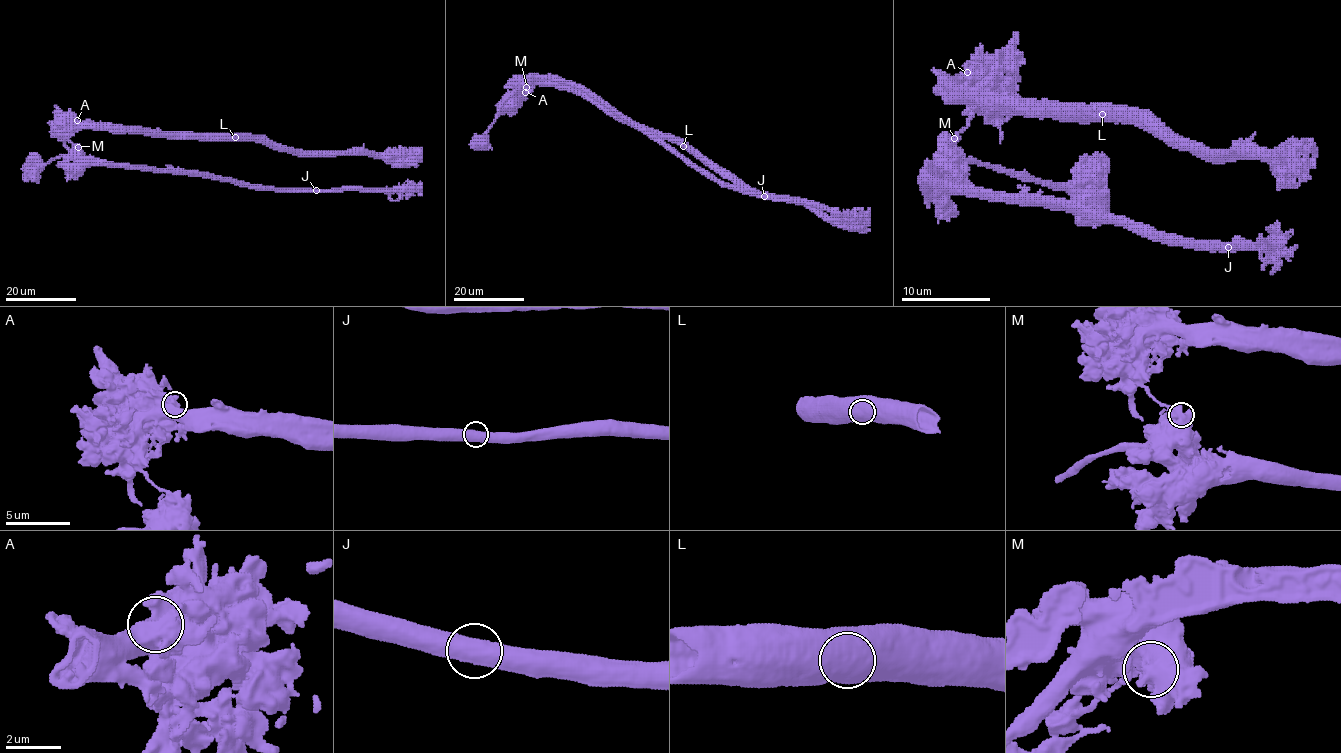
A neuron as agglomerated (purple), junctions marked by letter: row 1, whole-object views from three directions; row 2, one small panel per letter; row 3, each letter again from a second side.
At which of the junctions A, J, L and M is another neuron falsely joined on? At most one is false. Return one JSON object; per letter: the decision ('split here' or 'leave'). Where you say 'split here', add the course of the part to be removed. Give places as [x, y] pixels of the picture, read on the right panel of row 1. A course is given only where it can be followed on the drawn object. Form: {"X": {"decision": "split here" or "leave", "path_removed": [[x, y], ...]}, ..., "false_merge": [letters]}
{"A": {"decision": "leave"}, "J": {"decision": "leave"}, "L": {"decision": "leave"}, "M": {"decision": "split here", "path_removed": [[954, 139], [931, 172], [940, 183], [1064, 201], [1149, 234], [1277, 247], [1259, 256]]}, "false_merge": ["M"]}

